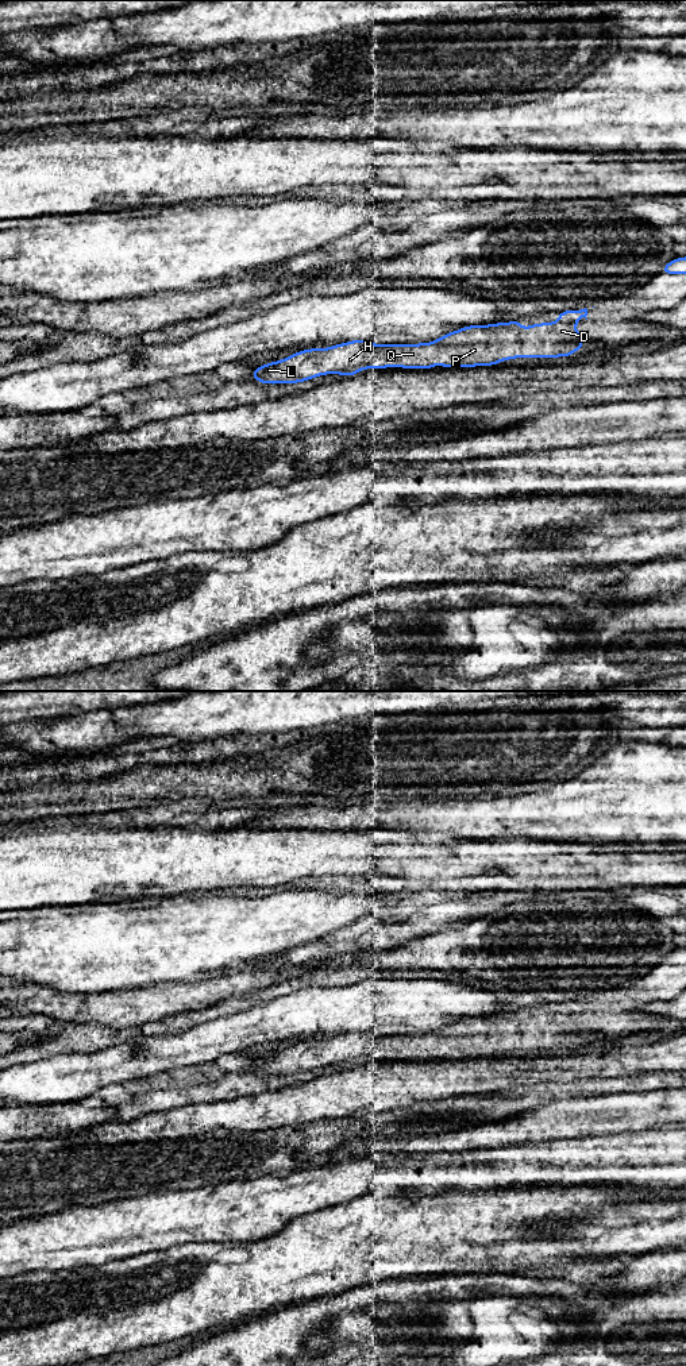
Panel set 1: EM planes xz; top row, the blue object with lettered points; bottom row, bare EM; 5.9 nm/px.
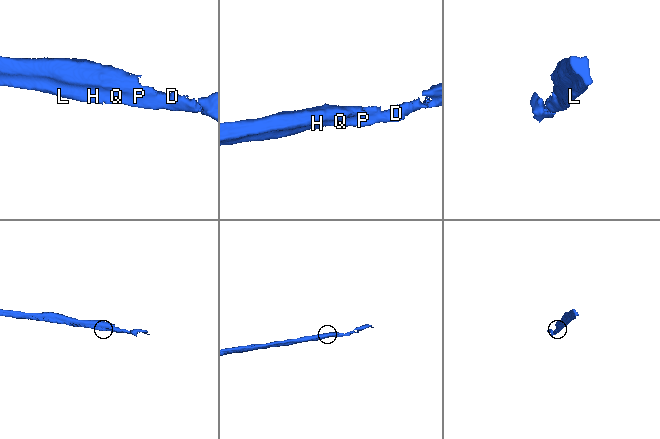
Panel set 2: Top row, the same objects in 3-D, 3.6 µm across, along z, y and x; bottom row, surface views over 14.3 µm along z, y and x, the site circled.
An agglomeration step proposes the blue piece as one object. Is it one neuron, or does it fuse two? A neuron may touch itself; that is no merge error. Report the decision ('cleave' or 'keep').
keep

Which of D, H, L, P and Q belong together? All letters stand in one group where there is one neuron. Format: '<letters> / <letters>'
D H L P Q

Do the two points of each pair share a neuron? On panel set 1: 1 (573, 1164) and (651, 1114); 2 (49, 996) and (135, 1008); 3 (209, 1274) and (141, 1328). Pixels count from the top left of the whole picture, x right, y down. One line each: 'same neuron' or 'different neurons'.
1: different neurons
2: same neuron
3: same neuron

